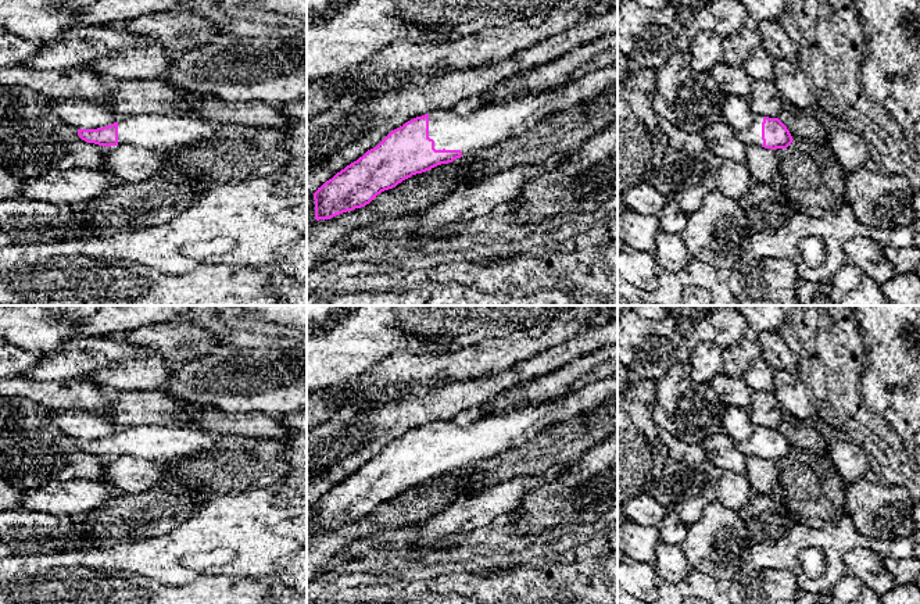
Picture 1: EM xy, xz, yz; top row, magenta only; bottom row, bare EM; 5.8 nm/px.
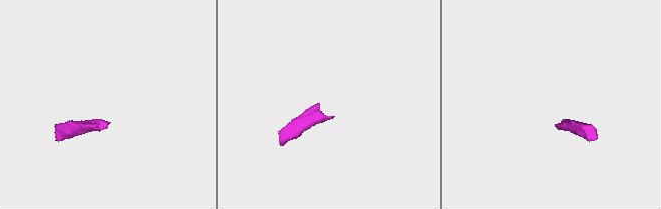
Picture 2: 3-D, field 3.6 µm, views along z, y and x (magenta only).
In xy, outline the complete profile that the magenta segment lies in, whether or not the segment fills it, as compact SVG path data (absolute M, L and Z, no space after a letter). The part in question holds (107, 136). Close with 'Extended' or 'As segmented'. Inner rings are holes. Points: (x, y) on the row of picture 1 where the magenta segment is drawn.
M142 114L121 117L117 122L97 129L78 129L87 143L99 146L132 144L157 151L173 151L211 139L216 124L193 115Z. Extended

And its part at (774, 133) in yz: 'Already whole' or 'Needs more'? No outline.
Needs more

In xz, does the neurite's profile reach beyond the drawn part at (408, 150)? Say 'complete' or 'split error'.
split error

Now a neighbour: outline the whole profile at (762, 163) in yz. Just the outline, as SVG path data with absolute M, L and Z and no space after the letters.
M756 144L747 146L747 167L755 182L772 182L783 154Z

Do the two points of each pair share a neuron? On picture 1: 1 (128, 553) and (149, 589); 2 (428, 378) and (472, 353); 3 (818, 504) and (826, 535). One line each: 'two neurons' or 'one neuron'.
1: two neurons
2: one neuron
3: one neuron

